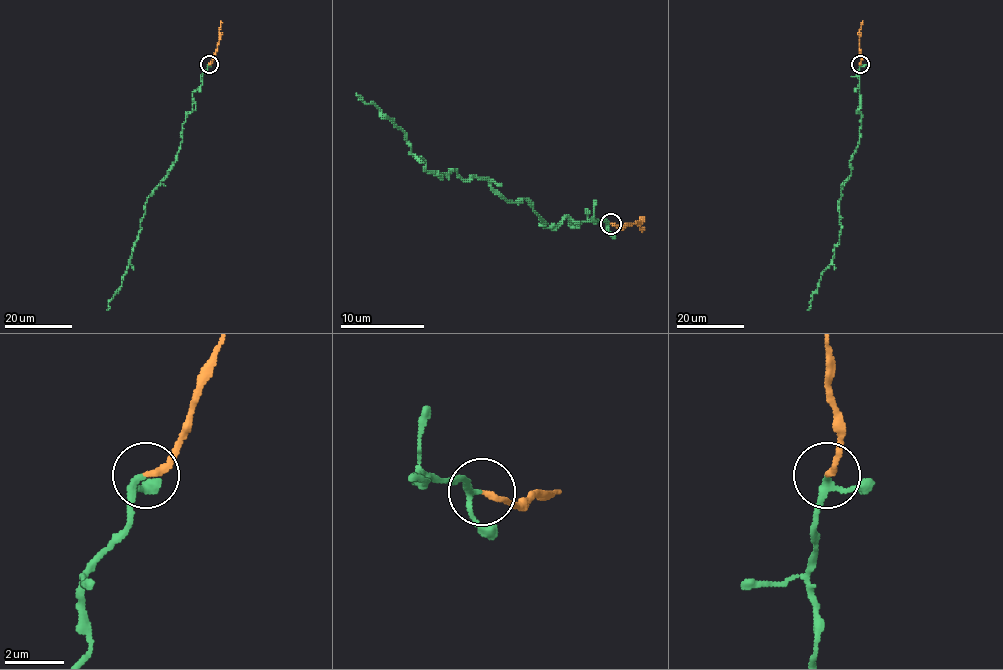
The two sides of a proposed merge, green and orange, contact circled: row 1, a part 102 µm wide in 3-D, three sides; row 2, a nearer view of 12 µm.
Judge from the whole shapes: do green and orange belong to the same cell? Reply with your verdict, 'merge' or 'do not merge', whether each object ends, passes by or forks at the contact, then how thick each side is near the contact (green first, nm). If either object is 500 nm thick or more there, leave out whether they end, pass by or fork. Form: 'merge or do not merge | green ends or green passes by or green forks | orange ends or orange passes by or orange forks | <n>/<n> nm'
merge | green passes by | orange ends | 190/200 nm

